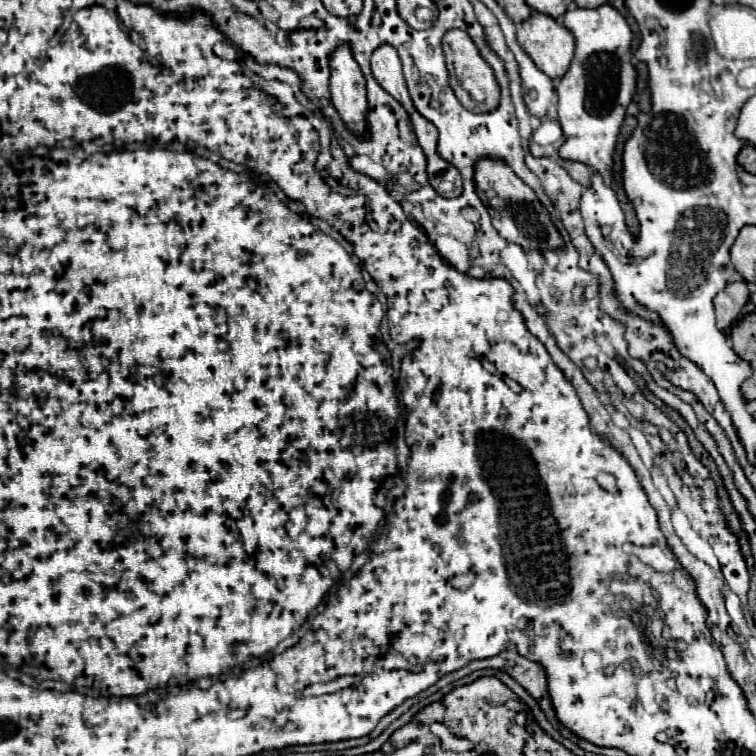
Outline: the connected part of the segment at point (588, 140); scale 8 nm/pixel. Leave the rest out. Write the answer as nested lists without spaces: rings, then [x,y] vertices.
[[[608,4],[594,10],[570,8],[564,14],[564,26],[576,38],[576,54],[568,72],[556,86],[558,122],[566,134],[560,156],[590,166],[604,178],[604,184],[610,186],[616,136],[624,122],[626,108],[632,102],[632,92],[636,90],[636,70],[630,64],[632,32],[626,18]]]

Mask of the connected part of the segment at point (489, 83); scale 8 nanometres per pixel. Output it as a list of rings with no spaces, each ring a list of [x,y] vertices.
[[[456,28],[448,30],[442,36],[442,50],[446,56],[450,86],[452,86],[454,94],[458,96],[458,100],[464,104],[464,108],[468,108],[470,112],[492,112],[492,110],[496,110],[498,100],[500,100],[500,88],[494,80],[492,68],[482,60],[482,56],[478,54],[478,48],[470,40],[470,36],[464,30],[456,30]]]

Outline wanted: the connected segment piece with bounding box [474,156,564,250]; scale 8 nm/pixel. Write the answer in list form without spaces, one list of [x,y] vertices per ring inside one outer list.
[[[490,156],[478,158],[474,164],[474,184],[476,184],[476,192],[480,200],[484,202],[484,206],[492,210],[490,212],[492,224],[504,240],[520,244],[524,250],[528,248],[554,250],[554,248],[564,246],[562,236],[558,234],[556,226],[550,222],[550,216],[540,204],[540,200],[536,198],[534,190],[526,186],[504,160],[496,160]]]

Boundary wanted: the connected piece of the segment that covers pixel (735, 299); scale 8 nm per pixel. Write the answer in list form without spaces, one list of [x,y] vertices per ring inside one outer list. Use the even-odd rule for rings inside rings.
[[[734,282],[728,284],[720,294],[714,298],[714,308],[716,308],[716,326],[720,330],[726,330],[740,314],[744,304],[750,298],[750,288],[746,282]]]

